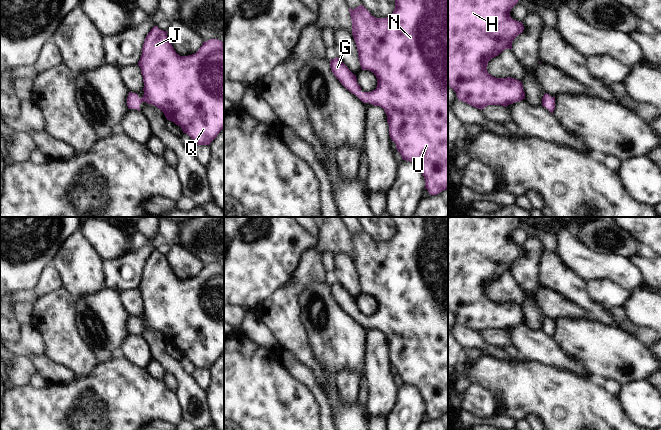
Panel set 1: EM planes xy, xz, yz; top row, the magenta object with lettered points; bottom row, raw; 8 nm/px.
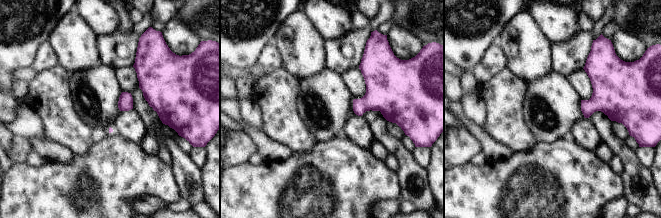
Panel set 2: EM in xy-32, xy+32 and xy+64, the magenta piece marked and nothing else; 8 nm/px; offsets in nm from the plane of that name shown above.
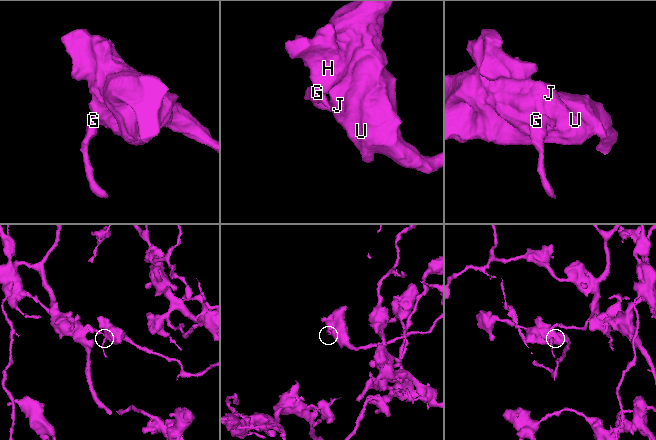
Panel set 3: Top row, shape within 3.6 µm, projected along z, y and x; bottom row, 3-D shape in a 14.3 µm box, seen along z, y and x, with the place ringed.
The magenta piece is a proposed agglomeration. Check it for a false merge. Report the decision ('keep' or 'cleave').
keep

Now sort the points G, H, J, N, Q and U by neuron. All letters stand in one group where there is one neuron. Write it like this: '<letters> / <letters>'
G H J N Q U

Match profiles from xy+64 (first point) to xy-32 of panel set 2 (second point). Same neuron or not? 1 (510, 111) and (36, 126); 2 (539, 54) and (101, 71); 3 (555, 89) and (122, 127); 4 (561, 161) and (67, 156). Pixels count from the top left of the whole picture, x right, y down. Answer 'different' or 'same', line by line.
1: different
2: different
3: different
4: different

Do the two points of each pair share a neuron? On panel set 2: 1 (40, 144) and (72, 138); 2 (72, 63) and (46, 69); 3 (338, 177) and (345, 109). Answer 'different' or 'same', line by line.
1: different
2: different
3: different

